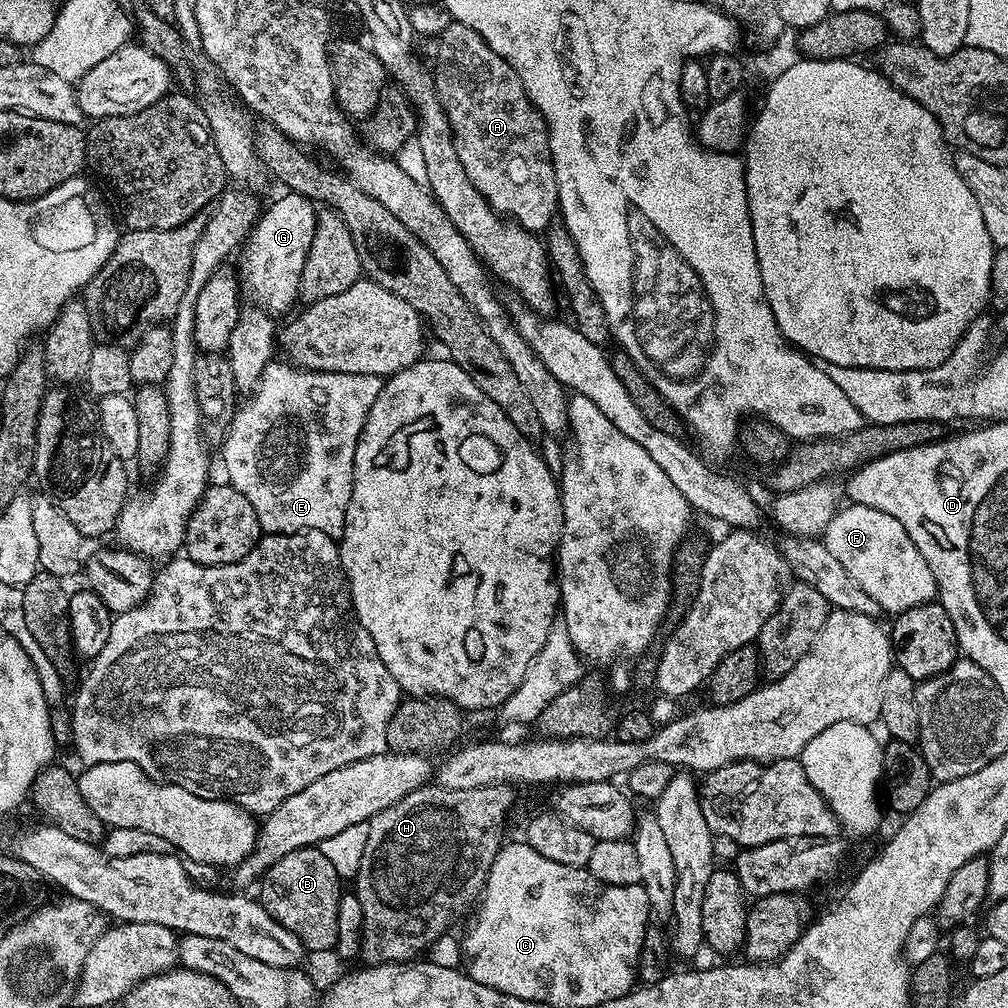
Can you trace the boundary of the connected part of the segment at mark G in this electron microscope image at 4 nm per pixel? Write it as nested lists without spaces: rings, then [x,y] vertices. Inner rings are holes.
[[[285,191],[265,212],[259,215],[243,245],[244,261],[238,264],[238,275],[243,287],[252,291],[251,303],[269,314],[288,312],[300,295],[300,275],[306,266],[306,254],[310,242],[314,242],[314,230],[318,208],[313,201],[297,192]]]

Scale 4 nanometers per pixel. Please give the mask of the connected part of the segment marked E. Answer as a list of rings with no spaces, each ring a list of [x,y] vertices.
[[[273,362],[262,370],[262,378],[249,395],[253,396],[235,409],[222,441],[222,449],[227,483],[246,494],[265,533],[318,530],[333,538],[343,534],[346,506],[350,502],[354,482],[354,450],[370,414],[370,406],[374,406],[374,398],[378,398],[383,385],[384,380],[379,376],[306,372],[287,362]]]

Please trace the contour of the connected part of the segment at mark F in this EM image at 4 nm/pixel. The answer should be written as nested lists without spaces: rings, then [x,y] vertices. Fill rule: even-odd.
[[[849,503],[830,520],[822,541],[850,578],[878,602],[884,614],[899,614],[937,599],[934,574],[898,518],[890,518],[890,514],[882,514],[882,510],[870,506]]]

